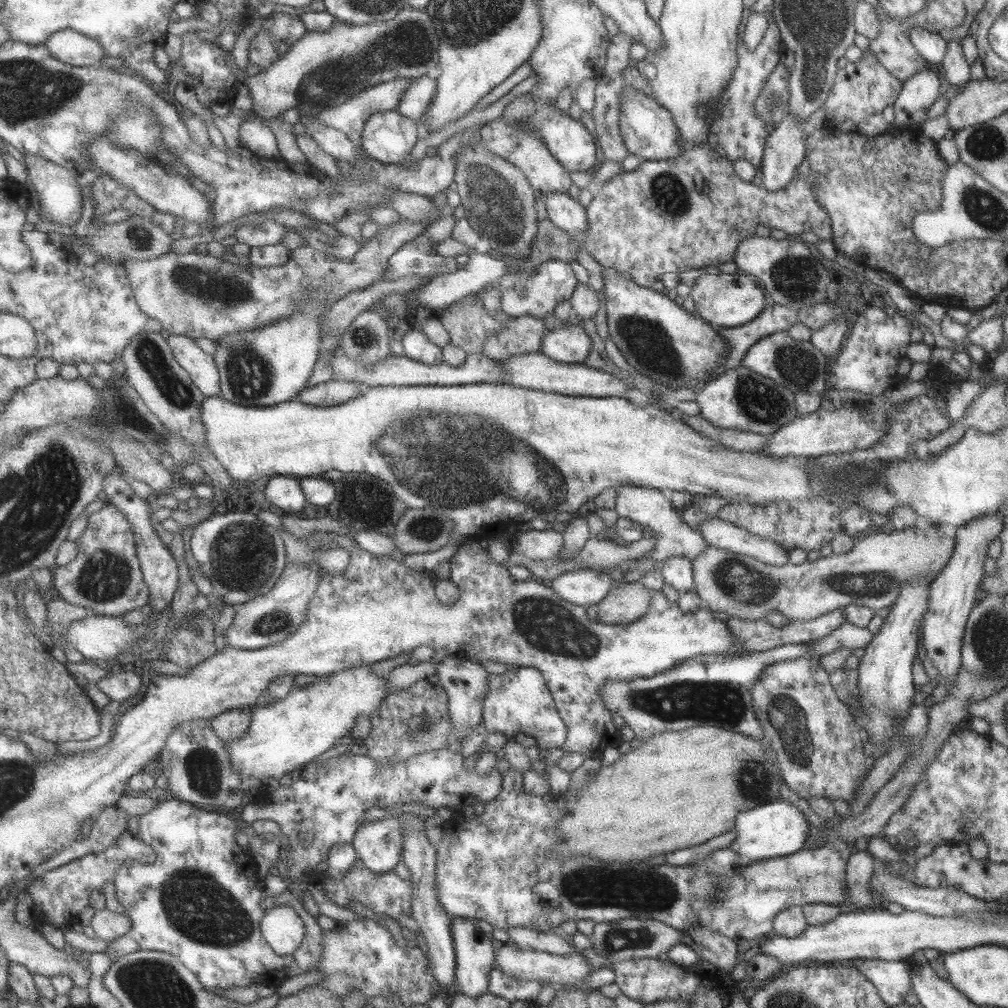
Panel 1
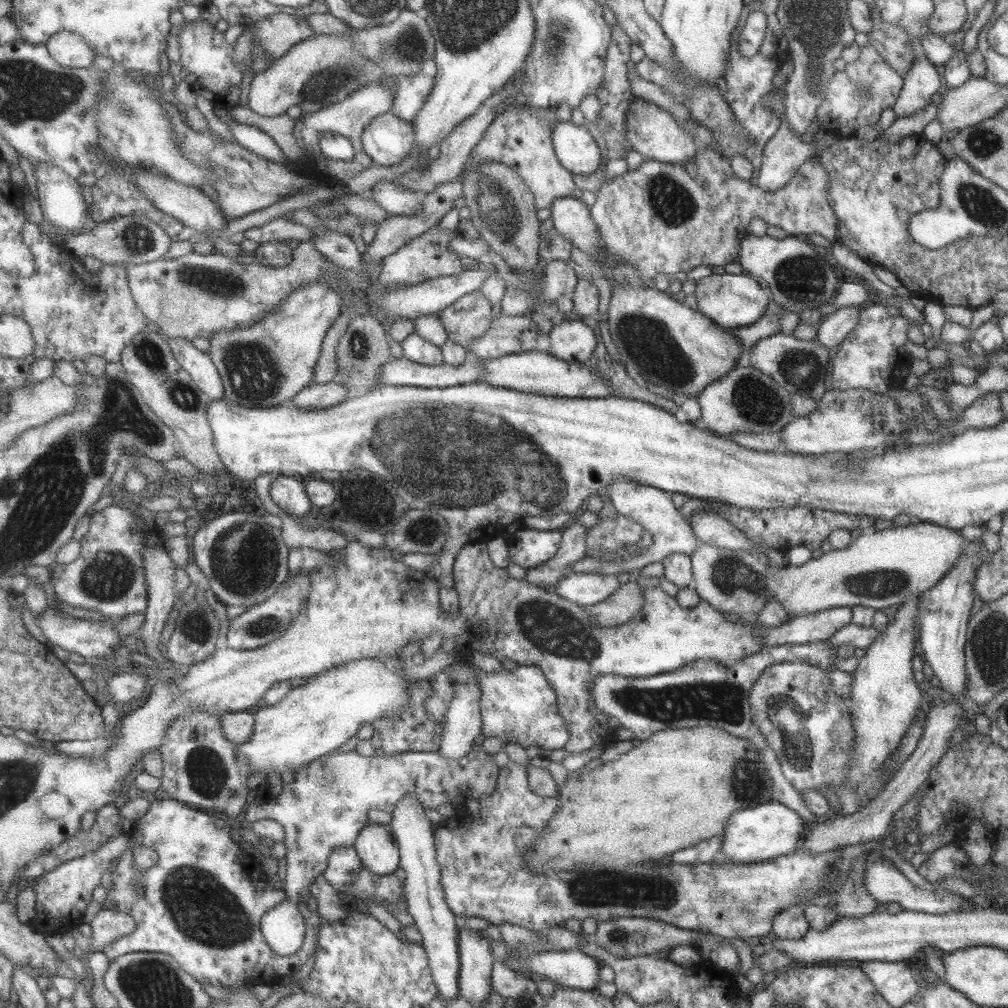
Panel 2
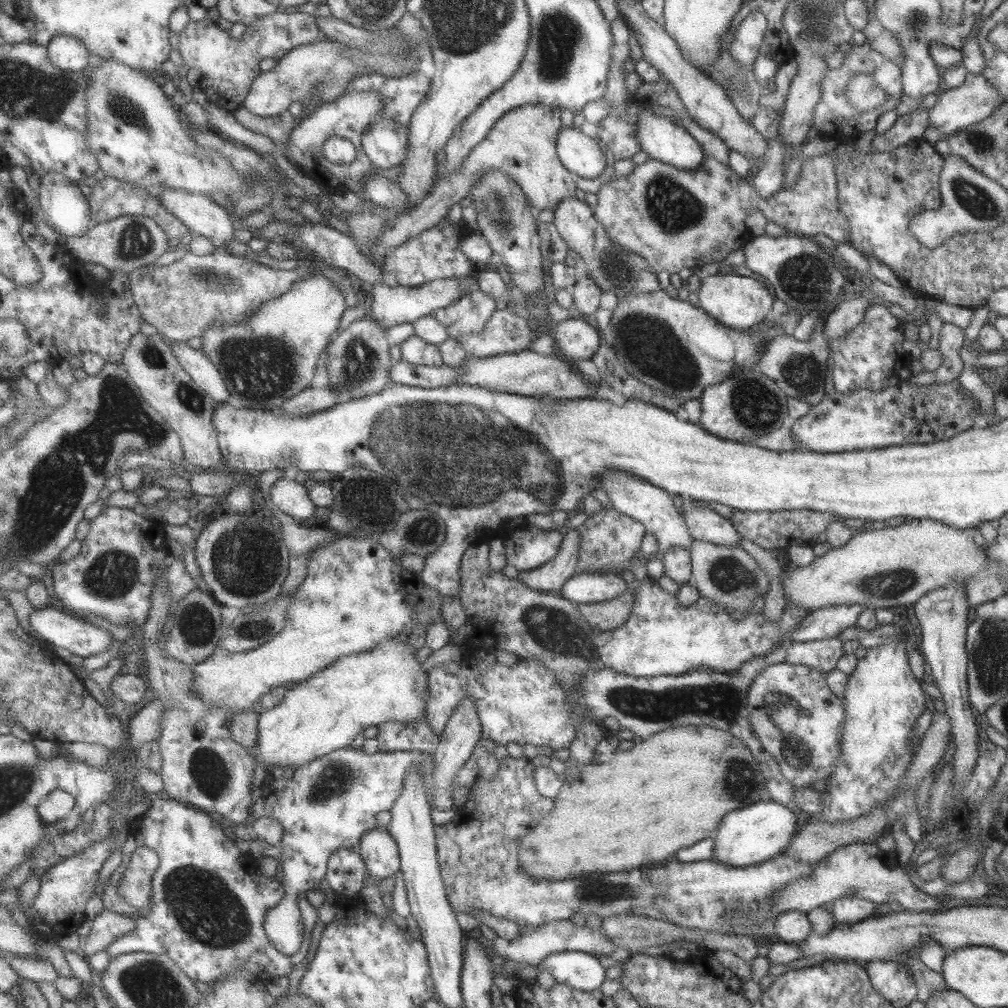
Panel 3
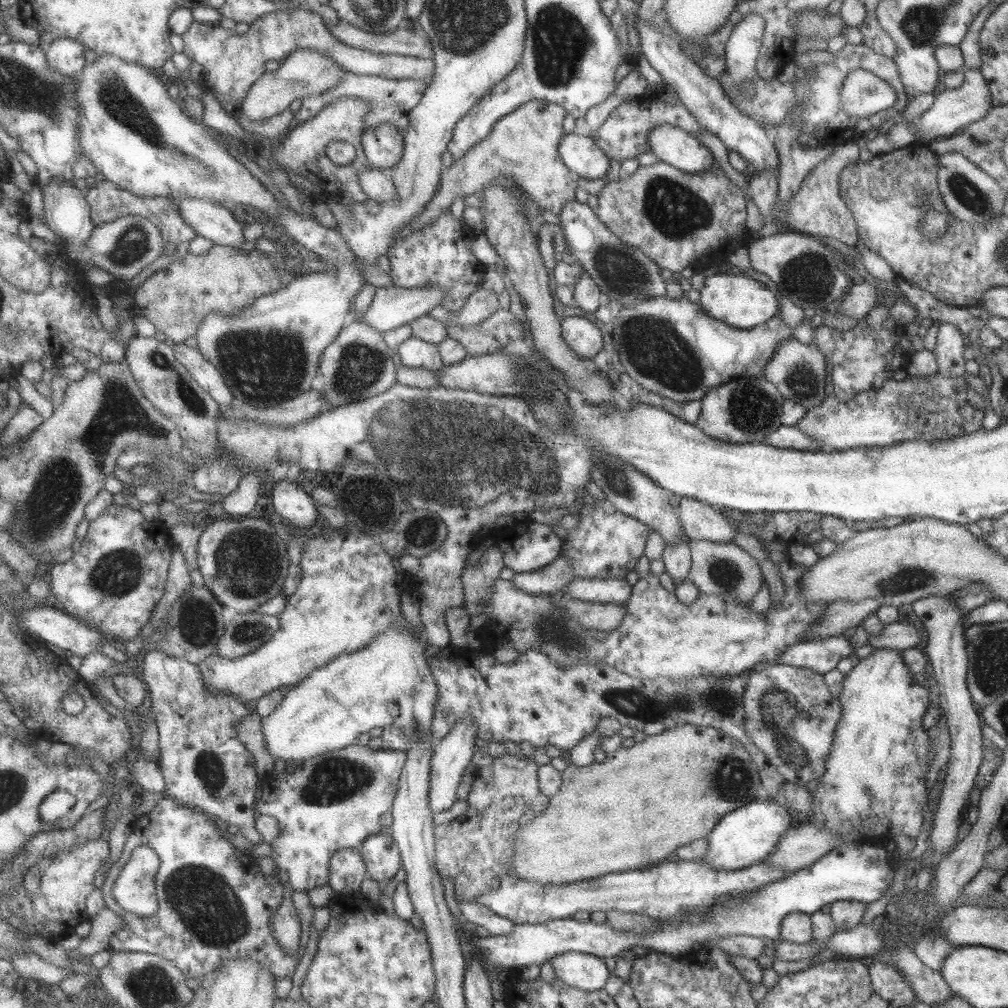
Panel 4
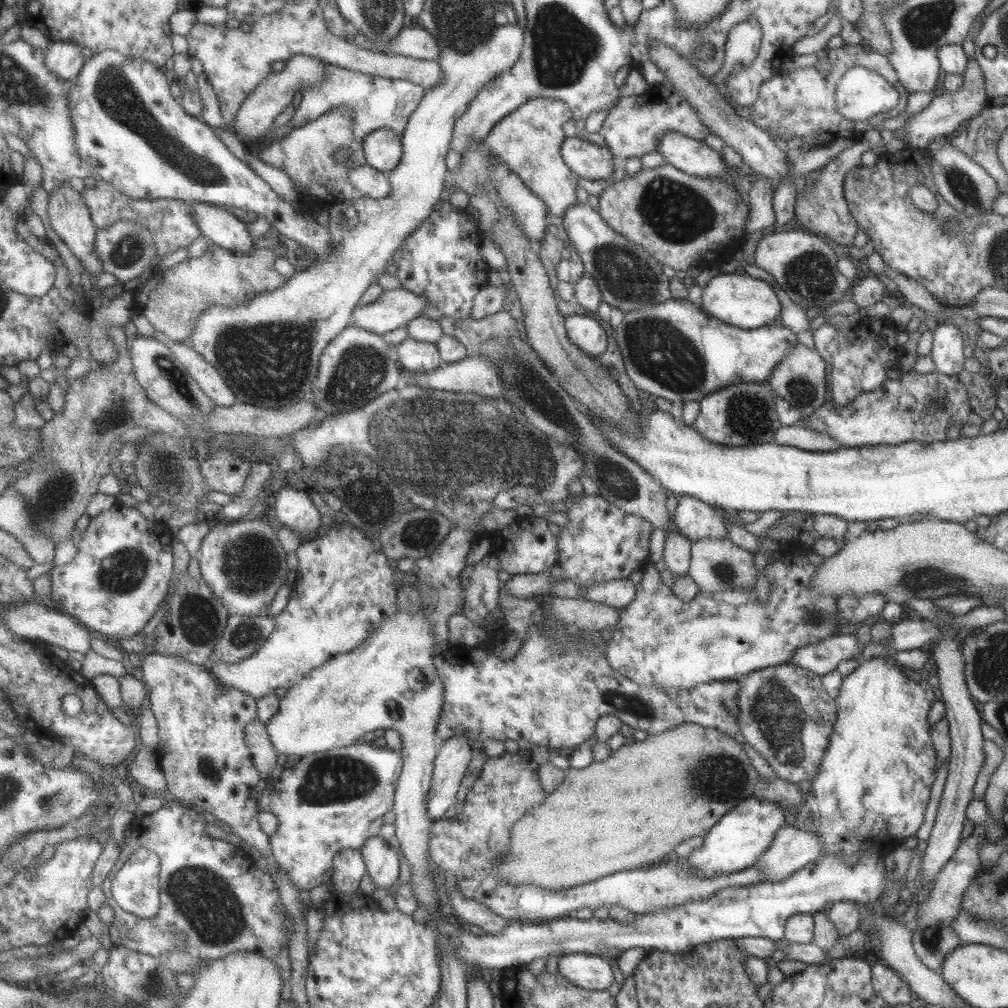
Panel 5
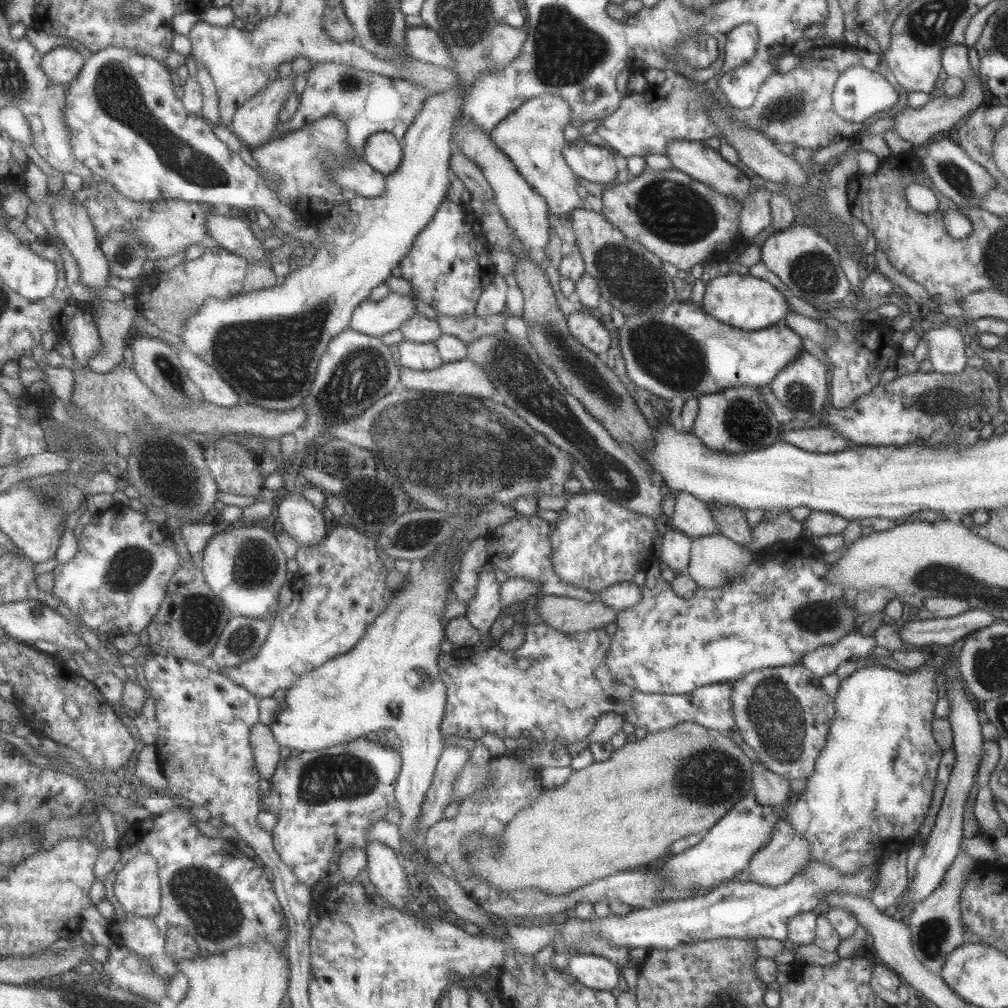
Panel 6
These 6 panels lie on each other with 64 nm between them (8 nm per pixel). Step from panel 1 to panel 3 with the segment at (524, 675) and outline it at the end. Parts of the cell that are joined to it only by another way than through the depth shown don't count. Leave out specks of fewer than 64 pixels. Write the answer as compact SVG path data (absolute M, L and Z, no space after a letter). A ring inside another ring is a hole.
M475 658L463 660L433 667L429 671L429 697L427 698L428 714L426 720L431 724L435 734L441 736L445 733L446 725L452 715L460 708L459 704L465 698L471 698L475 702L475 709L479 713L482 723L482 738L493 740L499 745L506 746L511 742L529 744L536 748L541 746L550 749L571 749L574 741L578 738L578 732L582 728L582 720L572 716L571 701L565 693L565 687L561 685L559 677L551 671L541 659L525 659L513 667L501 666L499 662L494 667L475 662Z

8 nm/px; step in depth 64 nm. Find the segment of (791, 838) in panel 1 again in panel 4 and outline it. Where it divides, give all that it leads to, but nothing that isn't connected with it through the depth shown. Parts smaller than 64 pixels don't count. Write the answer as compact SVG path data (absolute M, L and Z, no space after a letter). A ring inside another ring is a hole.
M753 799L744 806L727 812L717 821L707 838L707 851L700 858L700 862L711 866L713 870L729 871L759 864L772 854L779 837L789 828L791 828L791 817L780 801Z

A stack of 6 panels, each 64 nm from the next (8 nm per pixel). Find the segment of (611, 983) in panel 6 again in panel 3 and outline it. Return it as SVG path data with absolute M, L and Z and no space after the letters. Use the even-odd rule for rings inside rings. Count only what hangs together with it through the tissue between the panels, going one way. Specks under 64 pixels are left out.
M565 951L549 954L538 970L547 970L558 983L571 985L581 991L595 991L605 980L605 968L596 955L588 952Z

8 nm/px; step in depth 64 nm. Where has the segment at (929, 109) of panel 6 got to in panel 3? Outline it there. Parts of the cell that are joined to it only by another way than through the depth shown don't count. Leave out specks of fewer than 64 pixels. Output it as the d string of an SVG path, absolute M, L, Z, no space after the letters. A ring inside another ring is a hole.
M967 73L965 80L957 88L937 92L937 101L929 112L929 125L937 128L937 132L946 137L962 131L970 124L987 118L1003 102L995 86L991 86L982 74Z

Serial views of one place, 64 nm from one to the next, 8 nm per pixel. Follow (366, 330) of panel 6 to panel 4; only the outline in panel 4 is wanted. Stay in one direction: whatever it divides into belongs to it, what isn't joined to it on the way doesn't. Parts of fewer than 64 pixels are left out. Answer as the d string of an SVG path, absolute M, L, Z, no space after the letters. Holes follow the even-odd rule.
M393 284L376 290L371 306L359 317L379 332L389 332L410 325L419 317L428 315L433 308L442 306L445 288L405 288Z

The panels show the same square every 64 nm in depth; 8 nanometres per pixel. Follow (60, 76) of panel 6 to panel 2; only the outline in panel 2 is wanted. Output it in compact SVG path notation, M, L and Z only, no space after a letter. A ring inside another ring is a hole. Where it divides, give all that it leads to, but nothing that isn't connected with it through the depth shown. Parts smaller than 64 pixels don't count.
M65 30L54 35L46 44L50 49L51 56L71 68L92 67L97 52L91 44L87 43L80 35Z

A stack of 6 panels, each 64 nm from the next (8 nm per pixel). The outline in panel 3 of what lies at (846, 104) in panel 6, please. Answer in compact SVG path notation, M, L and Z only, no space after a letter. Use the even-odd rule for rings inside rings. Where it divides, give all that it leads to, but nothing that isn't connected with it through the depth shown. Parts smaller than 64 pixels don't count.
M859 73L847 83L845 96L855 110L867 112L885 102L885 91L877 85L876 81L873 81L874 79L875 77L871 75Z

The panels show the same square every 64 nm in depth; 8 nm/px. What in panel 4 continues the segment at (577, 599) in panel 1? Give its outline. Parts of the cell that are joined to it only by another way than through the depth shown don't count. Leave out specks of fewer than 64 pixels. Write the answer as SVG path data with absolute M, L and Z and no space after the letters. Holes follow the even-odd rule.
M575 578L566 586L566 598L585 600L591 603L625 603L632 586L621 578Z

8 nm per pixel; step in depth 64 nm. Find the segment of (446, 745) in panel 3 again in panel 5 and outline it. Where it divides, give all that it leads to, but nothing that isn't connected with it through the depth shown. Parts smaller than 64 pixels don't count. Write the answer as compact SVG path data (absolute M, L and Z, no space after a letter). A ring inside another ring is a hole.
M463 734L454 735L440 744L429 796L429 812L433 821L443 819L447 810L457 803L459 788L474 755L469 741L471 739Z

